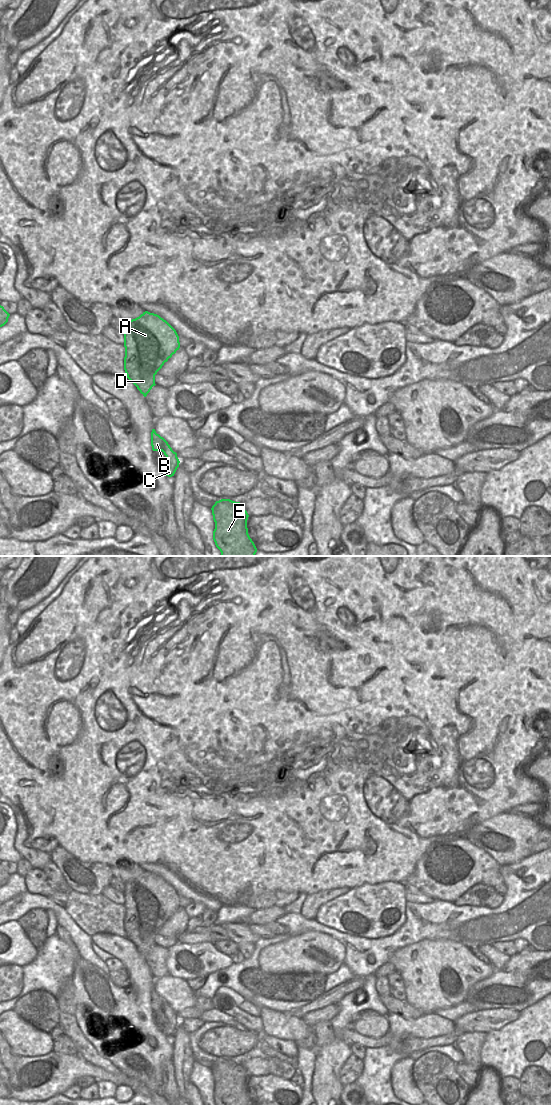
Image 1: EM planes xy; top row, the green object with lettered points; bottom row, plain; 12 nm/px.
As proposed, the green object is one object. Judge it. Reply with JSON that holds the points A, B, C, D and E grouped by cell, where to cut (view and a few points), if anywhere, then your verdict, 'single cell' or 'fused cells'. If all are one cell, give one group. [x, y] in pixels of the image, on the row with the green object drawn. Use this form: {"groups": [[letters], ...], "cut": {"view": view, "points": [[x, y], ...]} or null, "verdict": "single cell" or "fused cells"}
{"groups": [["A", "B", "C", "D", "E"]], "cut": null, "verdict": "single cell"}

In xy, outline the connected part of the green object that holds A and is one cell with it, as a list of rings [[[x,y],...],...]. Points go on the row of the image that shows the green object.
[[[143,312],[124,325],[124,370],[146,397],[155,386],[155,375],[180,348],[176,330],[159,315]]]

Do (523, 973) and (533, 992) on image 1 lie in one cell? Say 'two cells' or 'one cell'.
one cell

